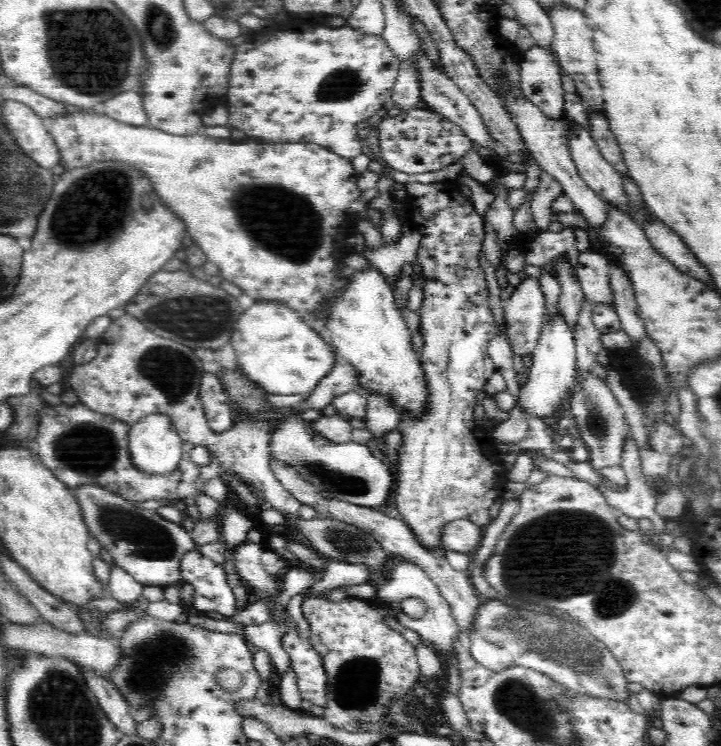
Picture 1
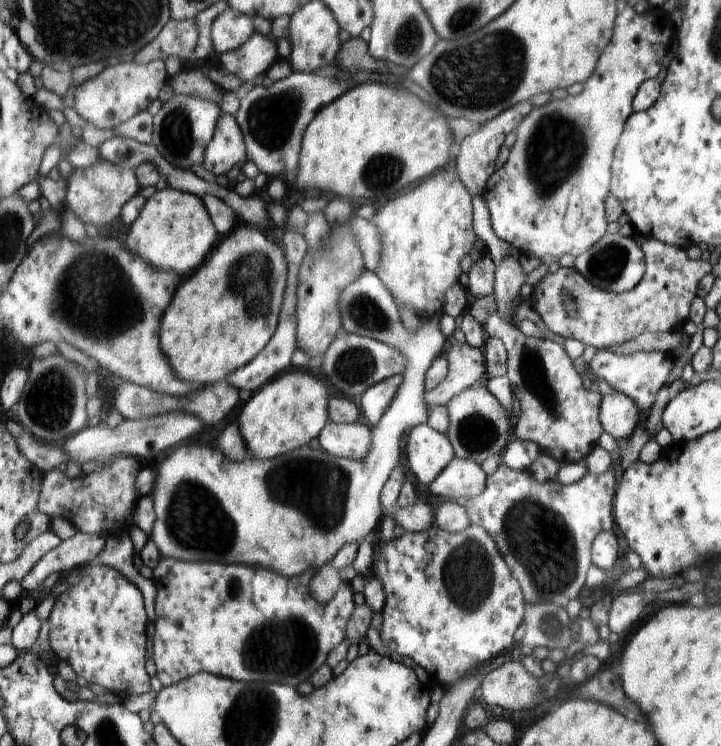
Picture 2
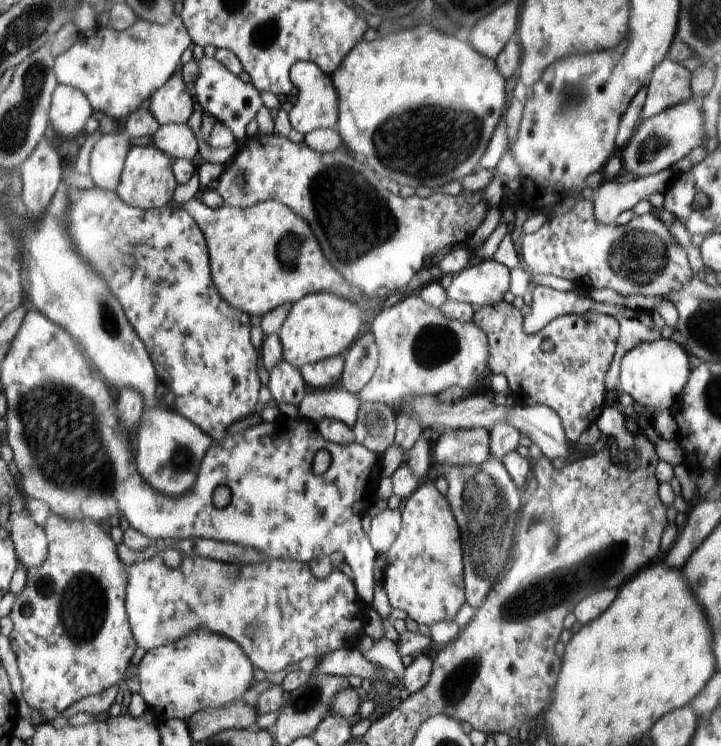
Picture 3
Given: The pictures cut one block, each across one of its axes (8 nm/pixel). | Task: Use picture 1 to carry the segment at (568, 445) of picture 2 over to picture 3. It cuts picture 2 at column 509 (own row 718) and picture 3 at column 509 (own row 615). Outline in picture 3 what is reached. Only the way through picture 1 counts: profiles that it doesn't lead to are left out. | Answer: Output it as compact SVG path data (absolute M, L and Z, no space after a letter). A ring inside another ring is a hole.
M499 302L496 306L481 306L475 309L472 322L487 334L491 344L492 374L503 374L508 380L508 388L513 395L511 401L518 406L548 406L548 408L566 408L555 410L561 420L580 420L580 406L596 406L606 394L606 372L614 360L619 344L619 322L605 314L588 313L559 316L550 325L544 326L539 333L526 334L522 328L522 312L510 303ZM548 340L553 346L551 352L541 349L543 341Z

